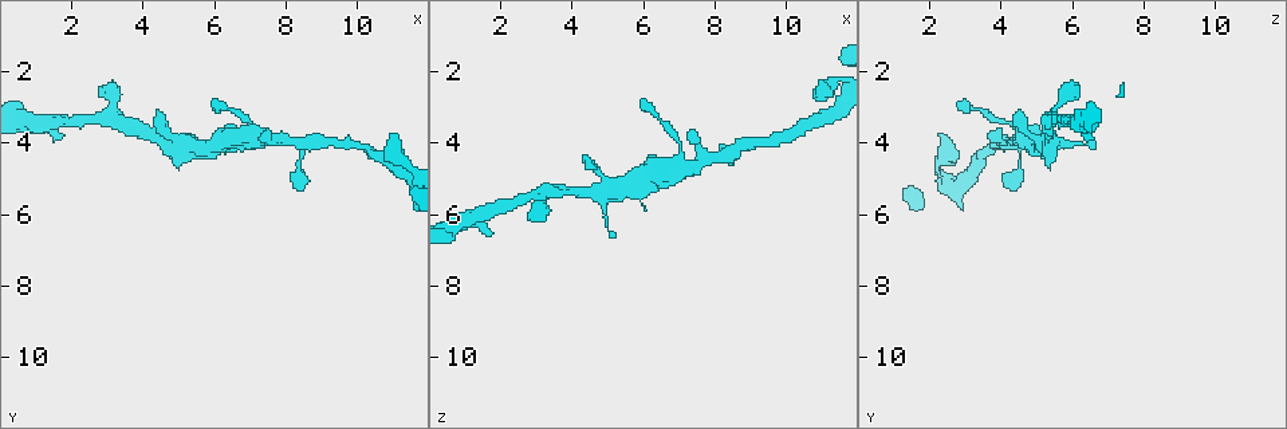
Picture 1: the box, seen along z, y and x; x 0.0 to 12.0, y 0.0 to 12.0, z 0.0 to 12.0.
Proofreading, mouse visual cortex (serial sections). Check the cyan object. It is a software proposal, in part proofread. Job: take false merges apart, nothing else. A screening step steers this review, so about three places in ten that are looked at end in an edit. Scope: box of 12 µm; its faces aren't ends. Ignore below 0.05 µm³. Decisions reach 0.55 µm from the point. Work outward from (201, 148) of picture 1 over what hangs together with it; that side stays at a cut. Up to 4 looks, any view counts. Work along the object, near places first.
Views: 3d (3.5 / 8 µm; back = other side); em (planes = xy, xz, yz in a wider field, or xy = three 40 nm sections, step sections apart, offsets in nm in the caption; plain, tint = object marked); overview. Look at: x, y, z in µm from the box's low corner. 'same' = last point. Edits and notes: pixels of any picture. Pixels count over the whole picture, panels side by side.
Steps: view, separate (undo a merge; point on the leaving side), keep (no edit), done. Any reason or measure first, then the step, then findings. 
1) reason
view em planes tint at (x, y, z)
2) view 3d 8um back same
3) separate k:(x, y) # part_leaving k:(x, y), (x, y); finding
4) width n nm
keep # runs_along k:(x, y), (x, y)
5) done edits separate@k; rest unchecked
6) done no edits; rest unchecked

three arms meet
view 3d 3.5um at (4.6, 3.9, 5.4)

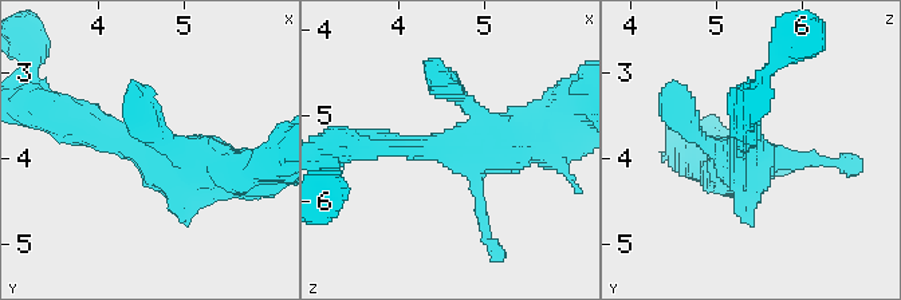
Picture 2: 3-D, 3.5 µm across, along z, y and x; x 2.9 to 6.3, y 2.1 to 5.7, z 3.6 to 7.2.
now the EM
view em planes tint at (4.60, 3.90, 5.40)

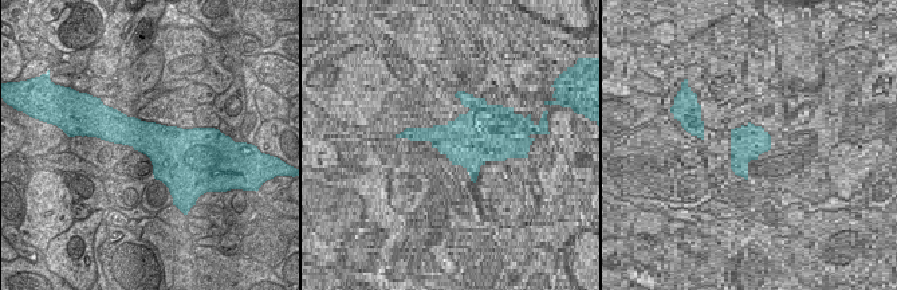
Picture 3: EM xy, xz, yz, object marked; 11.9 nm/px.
keep # runs_along 2:(239, 172), (86, 134); continuous, no second cell

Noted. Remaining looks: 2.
thin neck
view 3d 3.5um at (8.4, 4.0, 4.3)

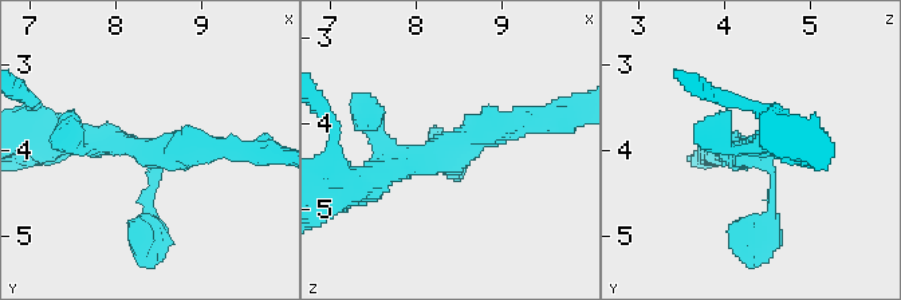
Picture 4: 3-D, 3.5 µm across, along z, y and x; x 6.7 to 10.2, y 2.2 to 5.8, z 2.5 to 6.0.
arms 3; arm_widths 150, 250, 350 nm; shape alone is not enough
view em xy step 1 tint at (8.40, 4.05, 4.25)

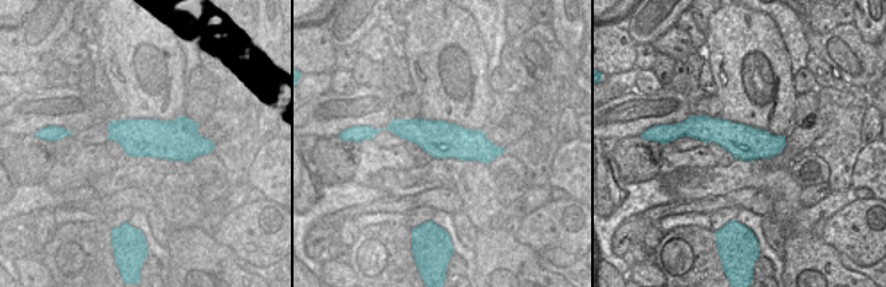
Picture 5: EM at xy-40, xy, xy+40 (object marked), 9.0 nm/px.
keep # runs_along 4:(374, 177), (482, 129), (539, 122); continuous, no second cell

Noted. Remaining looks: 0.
done no edits; rest unchecked

